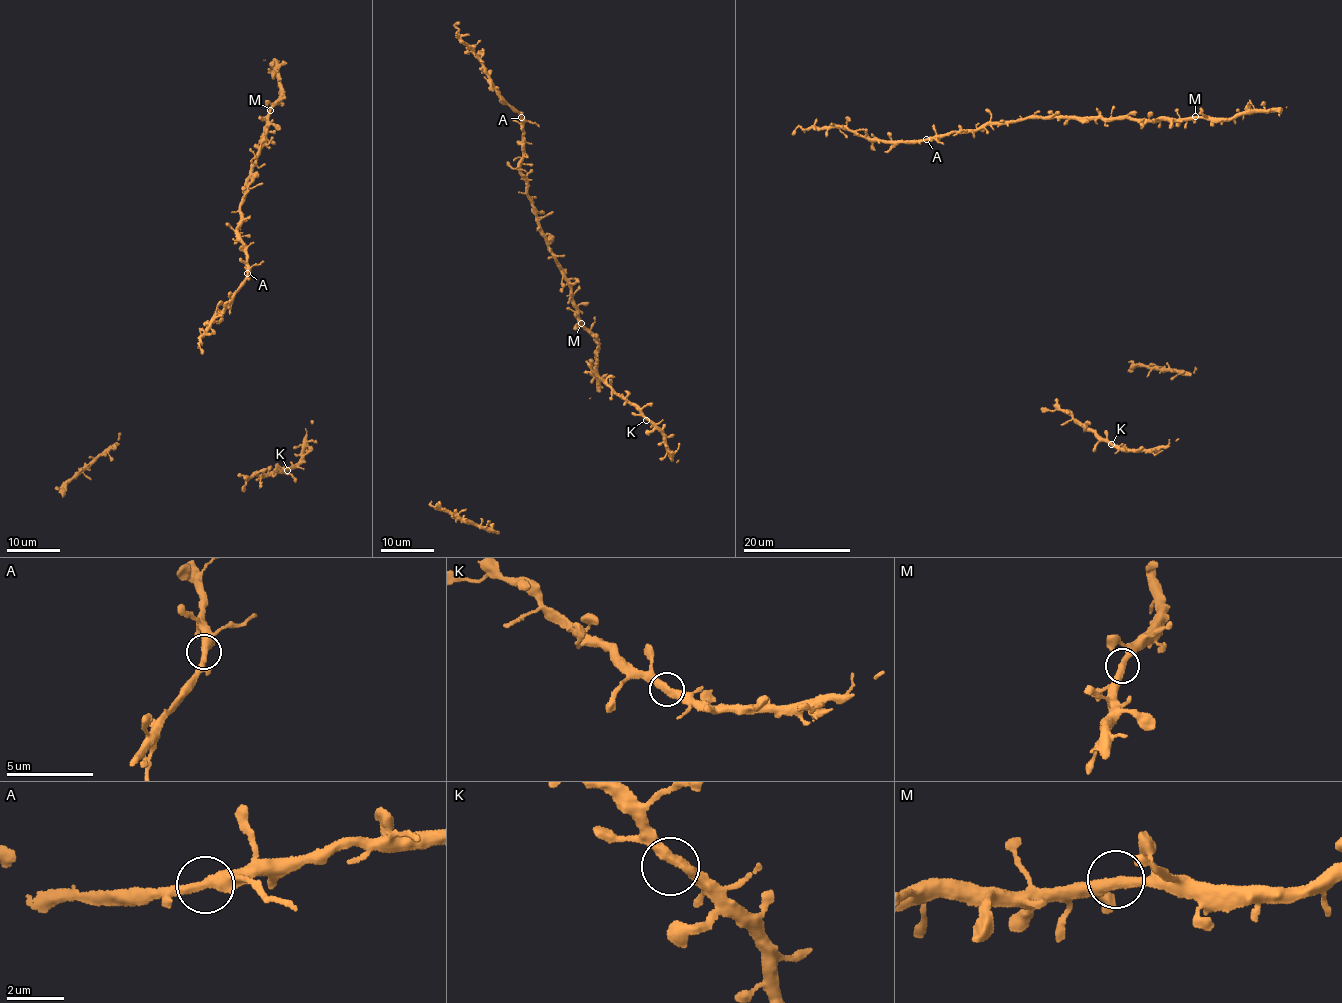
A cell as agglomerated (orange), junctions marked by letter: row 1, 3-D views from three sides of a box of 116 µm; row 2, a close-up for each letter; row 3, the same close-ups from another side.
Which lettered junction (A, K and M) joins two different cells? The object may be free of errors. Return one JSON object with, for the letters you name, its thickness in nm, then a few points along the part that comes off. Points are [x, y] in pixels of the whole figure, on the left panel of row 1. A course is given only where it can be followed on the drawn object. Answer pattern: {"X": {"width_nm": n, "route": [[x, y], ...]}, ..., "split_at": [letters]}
{"split_at": []}

